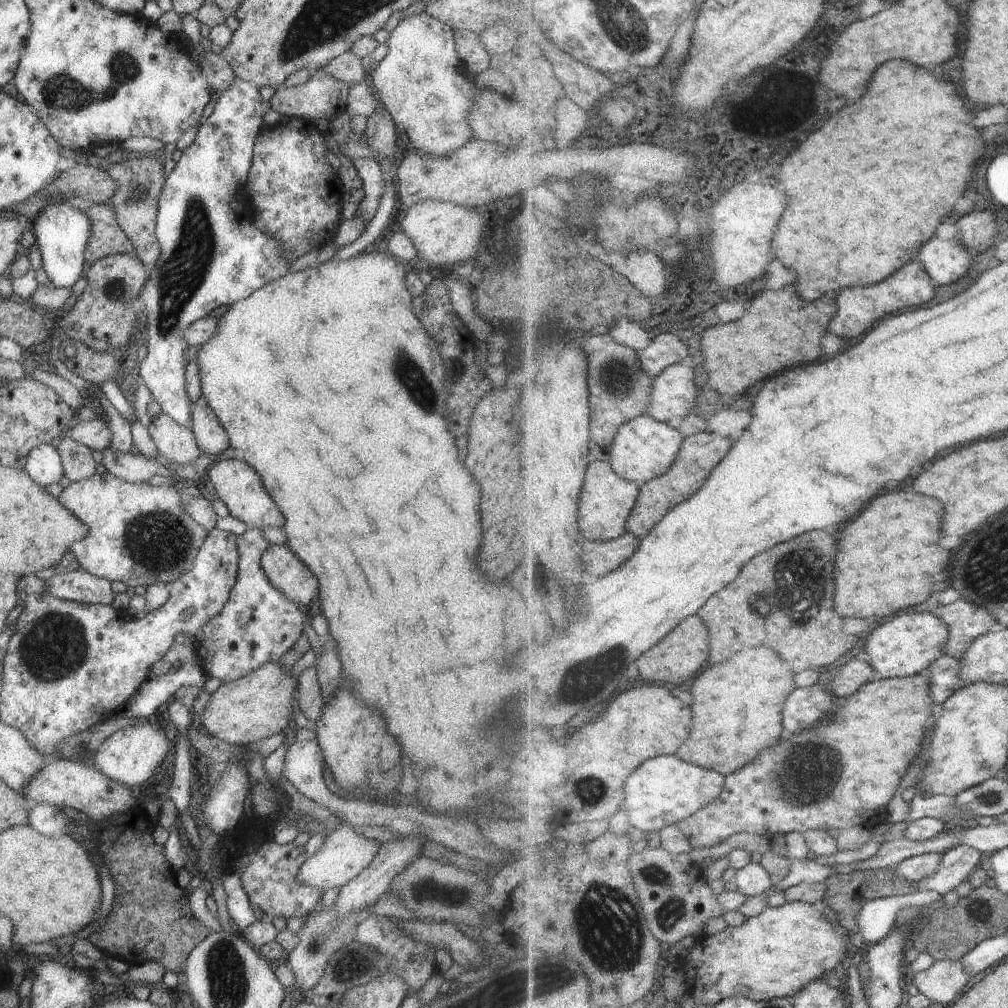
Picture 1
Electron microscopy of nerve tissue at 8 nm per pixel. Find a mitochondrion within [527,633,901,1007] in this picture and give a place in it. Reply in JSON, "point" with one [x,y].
{"point":[612,926]}

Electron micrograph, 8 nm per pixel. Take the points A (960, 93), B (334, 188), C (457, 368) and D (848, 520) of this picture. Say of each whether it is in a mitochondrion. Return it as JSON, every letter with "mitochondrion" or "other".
{"A":"other","B":"other","C":"other","D":"other"}

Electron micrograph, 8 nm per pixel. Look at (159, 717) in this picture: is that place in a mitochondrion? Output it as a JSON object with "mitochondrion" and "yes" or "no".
{"mitochondrion":"no"}

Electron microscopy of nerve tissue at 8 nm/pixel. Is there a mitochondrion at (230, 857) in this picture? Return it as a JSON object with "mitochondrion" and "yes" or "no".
{"mitochondrion":"no"}

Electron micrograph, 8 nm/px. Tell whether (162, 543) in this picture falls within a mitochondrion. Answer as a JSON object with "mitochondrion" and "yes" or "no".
{"mitochondrion":"yes"}

